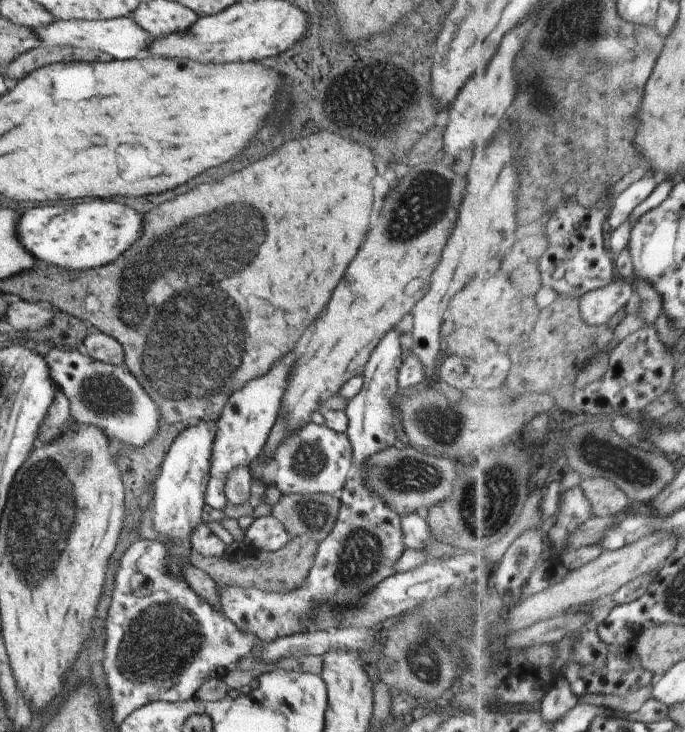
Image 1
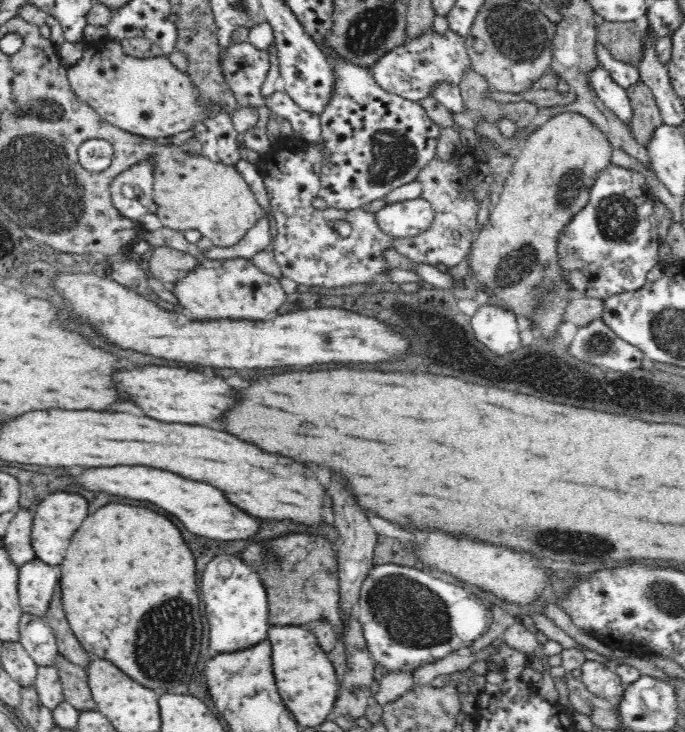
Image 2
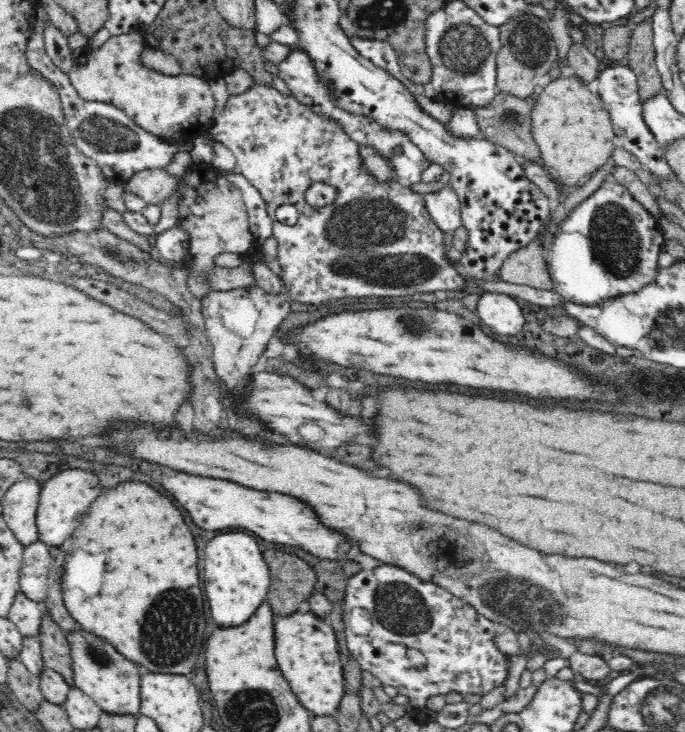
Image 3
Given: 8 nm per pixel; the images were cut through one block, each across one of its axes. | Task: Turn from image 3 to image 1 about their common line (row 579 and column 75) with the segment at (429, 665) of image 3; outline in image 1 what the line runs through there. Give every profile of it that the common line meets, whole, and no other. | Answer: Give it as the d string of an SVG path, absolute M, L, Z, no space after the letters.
M50 346L46 349L41 355L44 356L44 362L50 371L51 383L54 384L57 393L51 410L57 410L59 416L47 416L44 419L36 443L54 441L73 421L81 425L97 426L107 434L109 442L115 438L117 442L132 447L142 447L164 428L158 407L147 397L123 362L119 365L109 365L93 361L80 348L61 351L56 346Z

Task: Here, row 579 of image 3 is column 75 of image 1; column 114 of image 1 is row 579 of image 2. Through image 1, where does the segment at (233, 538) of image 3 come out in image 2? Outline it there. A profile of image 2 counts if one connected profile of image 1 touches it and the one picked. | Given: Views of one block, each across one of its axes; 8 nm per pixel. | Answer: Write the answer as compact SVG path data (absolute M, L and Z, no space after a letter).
M230 554L216 556L208 562L200 582L200 598L206 604L206 618L210 626L210 648L218 653L236 652L242 648L252 648L268 638L266 632L270 624L266 589L258 573L252 572L248 564Z

